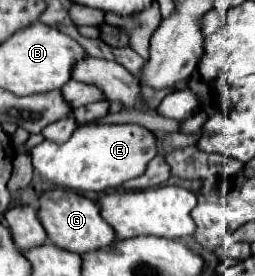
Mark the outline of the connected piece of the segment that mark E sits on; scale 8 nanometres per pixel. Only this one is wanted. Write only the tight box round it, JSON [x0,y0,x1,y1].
[31,123,155,191]

